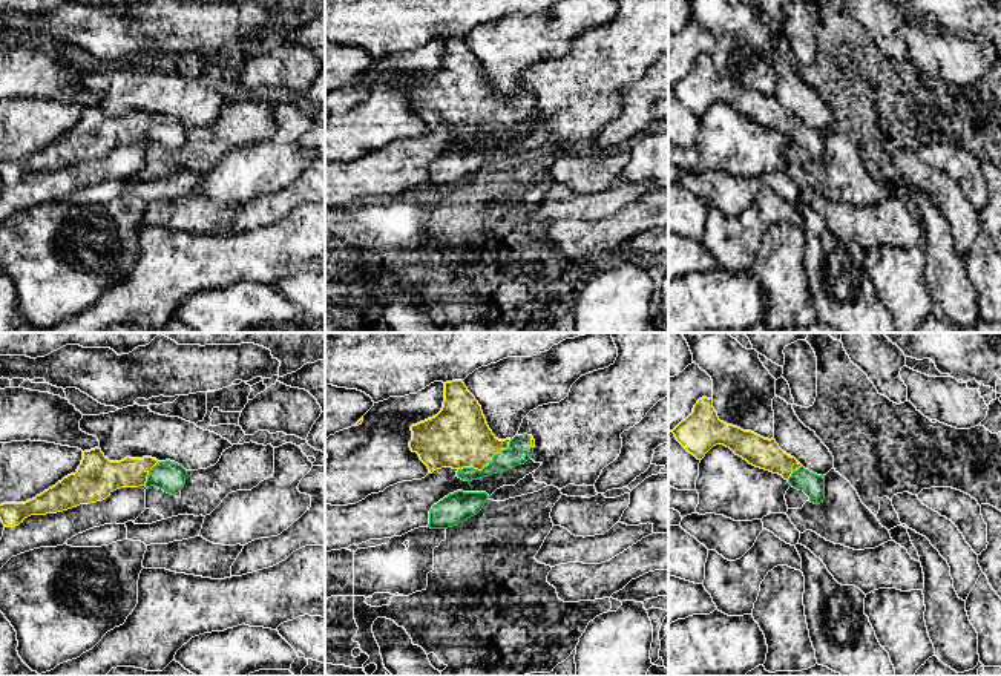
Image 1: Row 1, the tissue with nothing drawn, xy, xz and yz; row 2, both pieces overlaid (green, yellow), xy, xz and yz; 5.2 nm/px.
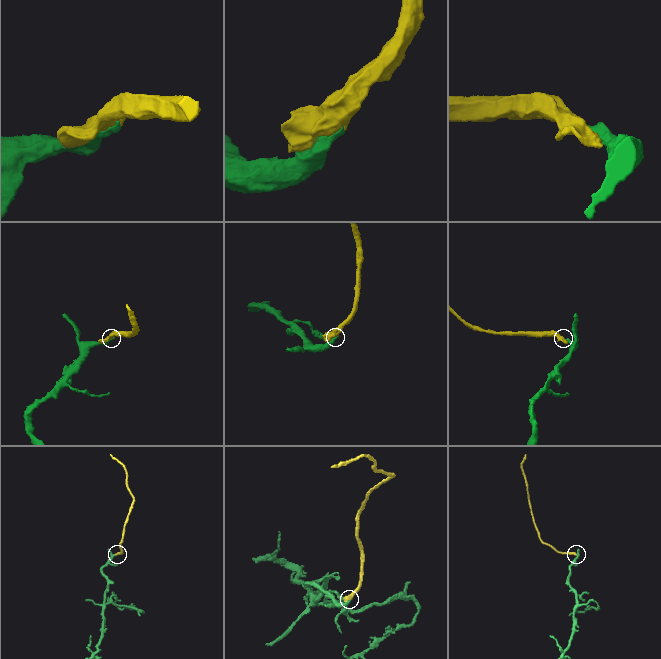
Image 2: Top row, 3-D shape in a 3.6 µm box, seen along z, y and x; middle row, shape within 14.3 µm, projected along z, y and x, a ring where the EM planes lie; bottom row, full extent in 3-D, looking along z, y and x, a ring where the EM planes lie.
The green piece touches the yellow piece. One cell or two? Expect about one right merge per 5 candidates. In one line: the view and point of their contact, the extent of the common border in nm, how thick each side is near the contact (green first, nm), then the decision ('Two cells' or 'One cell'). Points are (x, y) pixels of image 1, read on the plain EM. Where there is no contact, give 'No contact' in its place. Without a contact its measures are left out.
Touches green at xz (489, 120). Shared border 320 nm. Thickness 120 nm (green) against 320 nm. One cell

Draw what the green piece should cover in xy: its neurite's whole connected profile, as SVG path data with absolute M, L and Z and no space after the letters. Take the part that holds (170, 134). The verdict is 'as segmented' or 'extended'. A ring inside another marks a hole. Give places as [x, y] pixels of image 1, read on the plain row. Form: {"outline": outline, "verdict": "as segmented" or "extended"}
{"outline": "M100 104L84 107L75 130L64 133L55 143L26 159L0 161L0 176L5 184L15 184L31 172L57 170L80 161L106 156L121 144L155 143L176 152L185 141L181 121L152 113L109 118Z", "verdict": "extended"}

